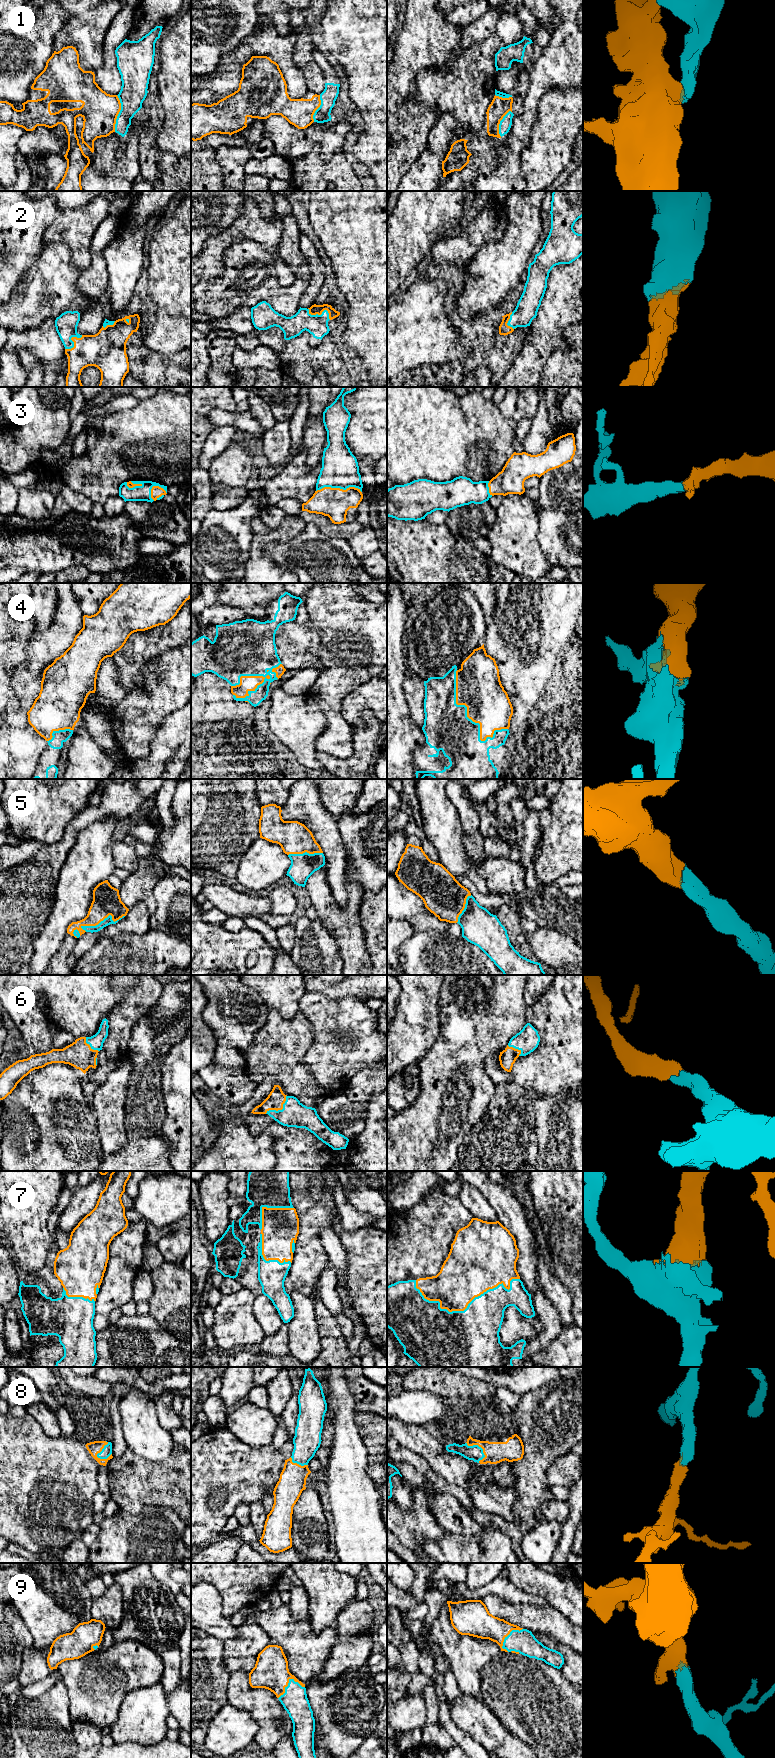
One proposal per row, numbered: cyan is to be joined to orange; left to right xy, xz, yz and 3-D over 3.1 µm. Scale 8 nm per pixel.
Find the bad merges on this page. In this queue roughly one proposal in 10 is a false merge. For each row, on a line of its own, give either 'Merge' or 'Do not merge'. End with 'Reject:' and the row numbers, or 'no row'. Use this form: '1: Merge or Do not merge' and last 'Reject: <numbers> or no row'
1: Do not merge
2: Merge
3: Merge
4: Merge
5: Merge
6: Merge
7: Merge
8: Merge
9: Merge
Reject: 1

